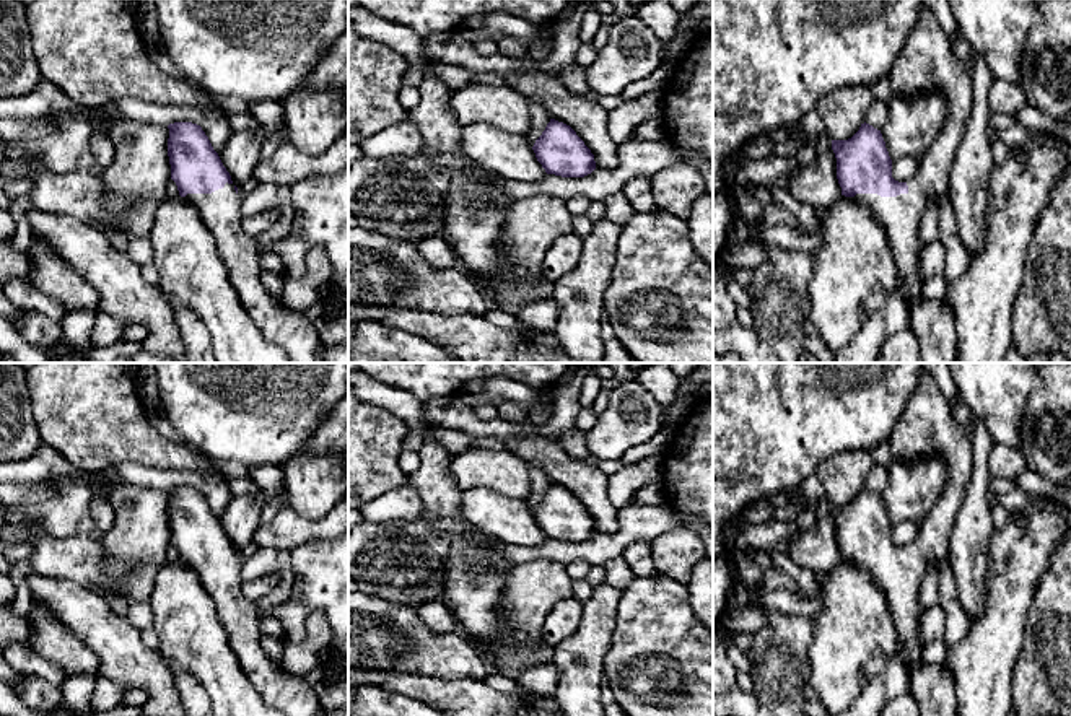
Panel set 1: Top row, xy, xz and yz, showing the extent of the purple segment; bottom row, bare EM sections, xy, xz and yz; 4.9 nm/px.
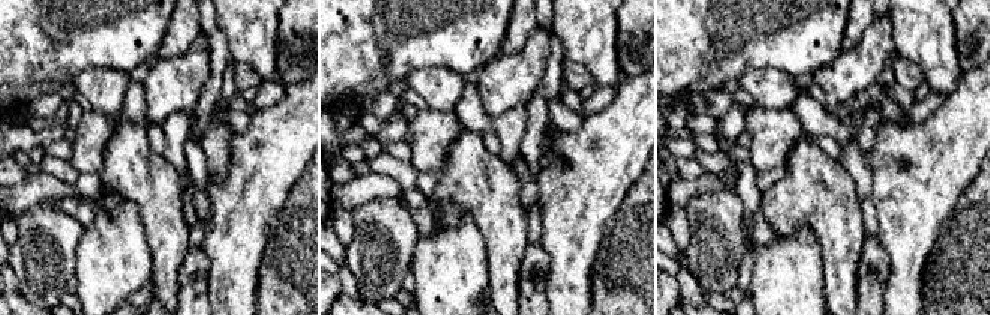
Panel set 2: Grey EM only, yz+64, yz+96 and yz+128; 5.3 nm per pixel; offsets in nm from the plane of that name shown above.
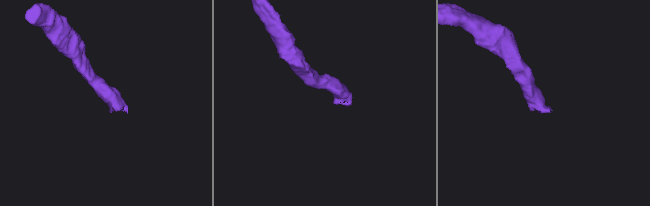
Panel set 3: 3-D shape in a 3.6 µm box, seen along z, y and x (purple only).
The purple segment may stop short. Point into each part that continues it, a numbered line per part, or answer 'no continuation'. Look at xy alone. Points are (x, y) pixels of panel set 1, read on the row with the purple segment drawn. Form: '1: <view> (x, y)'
1: xy (295, 332)

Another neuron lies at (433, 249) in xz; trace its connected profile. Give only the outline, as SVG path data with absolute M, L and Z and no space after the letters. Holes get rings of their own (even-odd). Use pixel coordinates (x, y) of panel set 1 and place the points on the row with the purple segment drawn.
M428 236L413 242L418 255L428 262L435 270L452 268L456 255L444 238Z

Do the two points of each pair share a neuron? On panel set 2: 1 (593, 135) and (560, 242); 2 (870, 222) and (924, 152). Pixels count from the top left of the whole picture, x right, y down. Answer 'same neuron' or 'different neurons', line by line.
1: same neuron
2: different neurons

